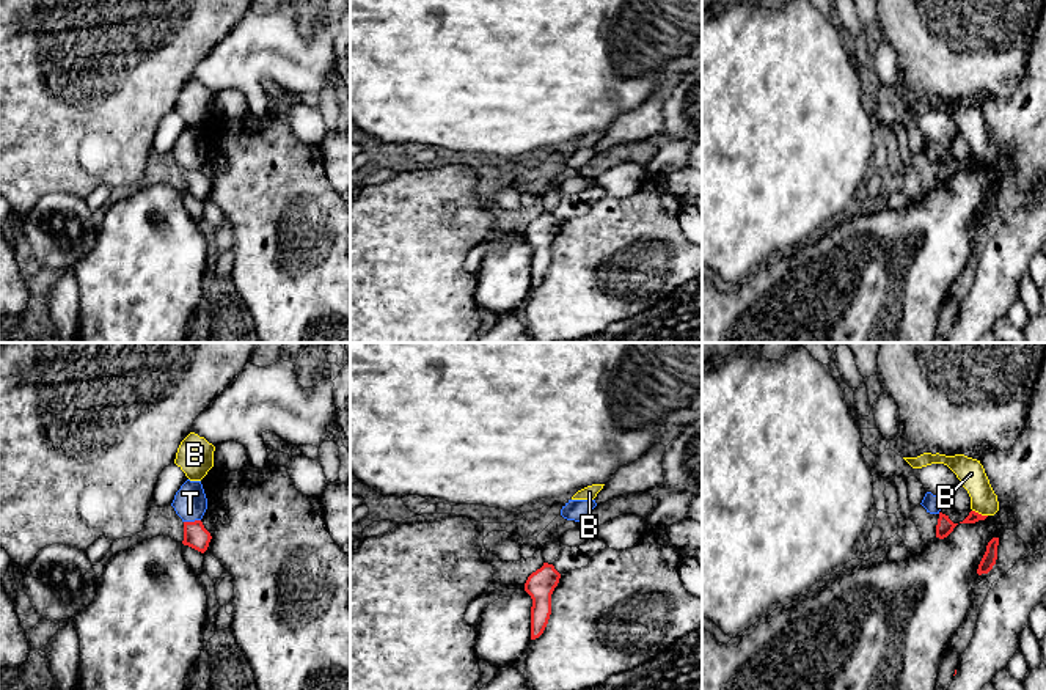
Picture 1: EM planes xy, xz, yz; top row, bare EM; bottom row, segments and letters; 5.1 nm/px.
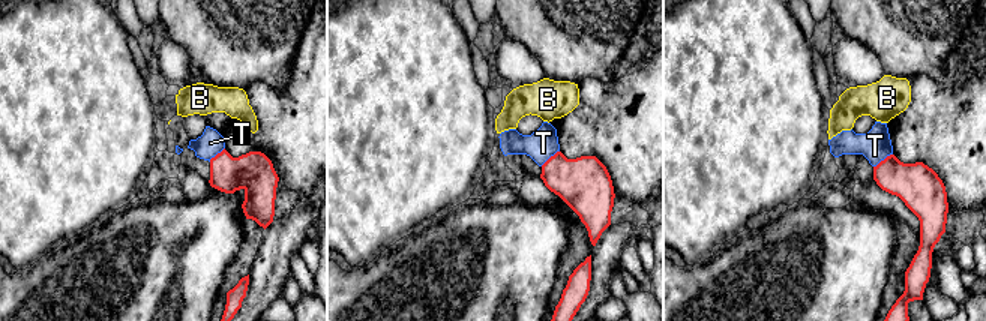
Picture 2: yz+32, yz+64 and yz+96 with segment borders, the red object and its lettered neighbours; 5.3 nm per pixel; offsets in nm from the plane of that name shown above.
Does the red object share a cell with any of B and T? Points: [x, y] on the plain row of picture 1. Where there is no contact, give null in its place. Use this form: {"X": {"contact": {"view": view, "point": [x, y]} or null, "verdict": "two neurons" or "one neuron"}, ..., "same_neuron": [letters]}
{"B": {"contact": {"view": "yz", "point": [980, 162]}, "verdict": "two neurons"}, "T": {"contact": {"view": "xy", "point": [192, 170]}, "verdict": "two neurons"}, "same_neuron": []}

